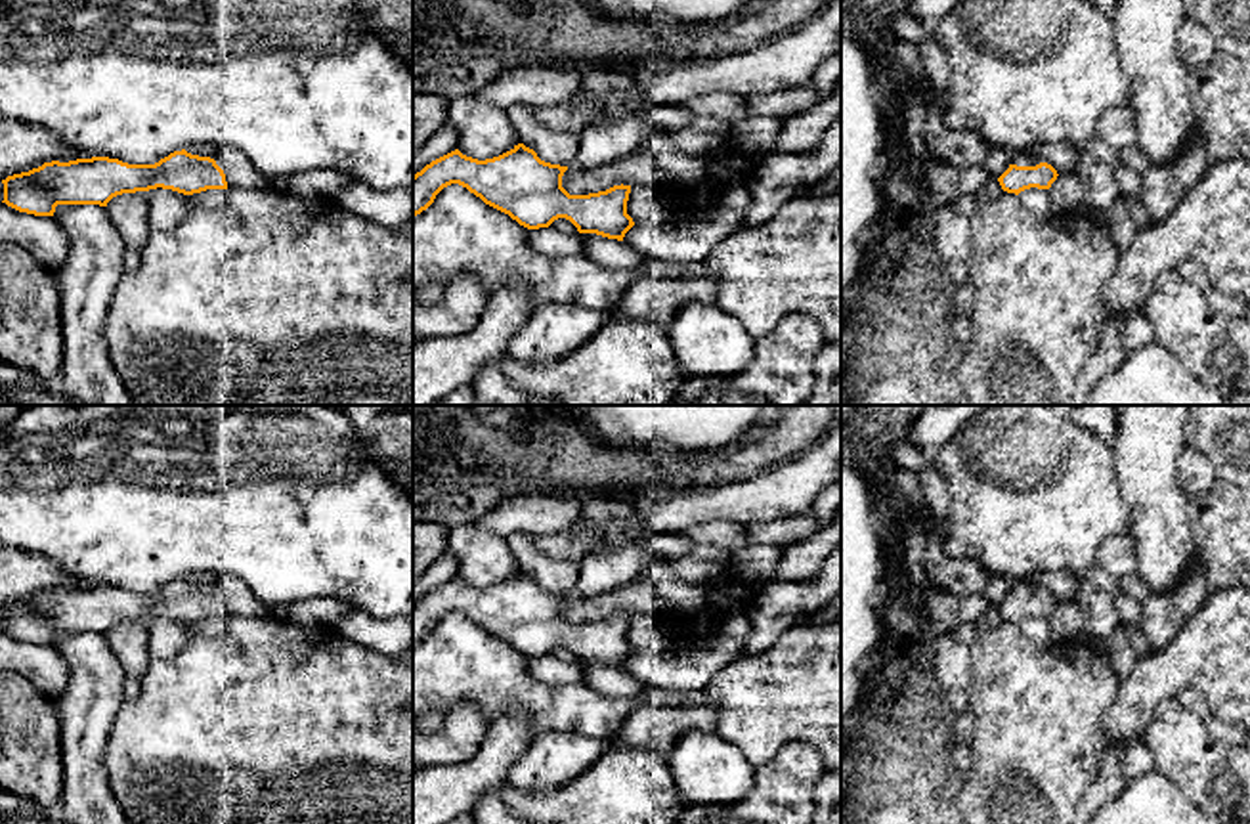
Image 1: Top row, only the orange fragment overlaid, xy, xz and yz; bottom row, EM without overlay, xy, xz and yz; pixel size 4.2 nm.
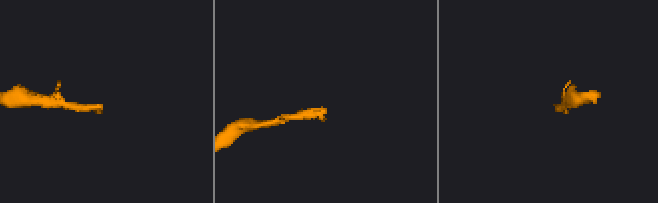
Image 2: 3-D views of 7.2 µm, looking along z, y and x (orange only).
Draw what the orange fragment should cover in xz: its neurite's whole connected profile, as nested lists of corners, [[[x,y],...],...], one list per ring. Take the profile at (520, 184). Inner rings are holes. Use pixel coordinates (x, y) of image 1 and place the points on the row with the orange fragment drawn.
[[[524,143],[485,161],[455,149],[413,176],[413,216],[426,210],[443,187],[459,184],[528,229],[549,228],[566,218],[579,233],[623,241],[635,226],[627,214],[631,185],[570,195],[562,187],[566,170],[568,166],[541,161]]]

